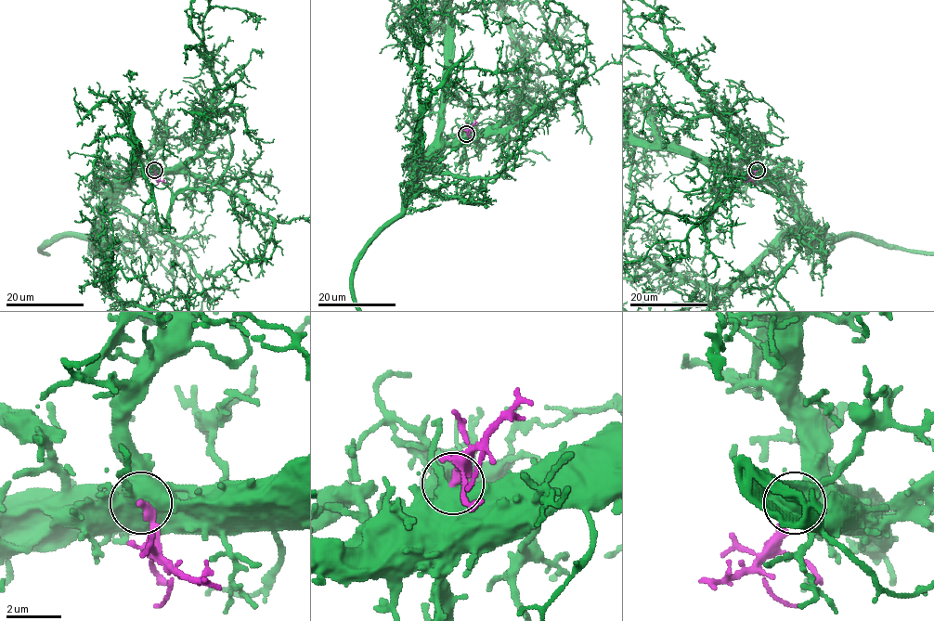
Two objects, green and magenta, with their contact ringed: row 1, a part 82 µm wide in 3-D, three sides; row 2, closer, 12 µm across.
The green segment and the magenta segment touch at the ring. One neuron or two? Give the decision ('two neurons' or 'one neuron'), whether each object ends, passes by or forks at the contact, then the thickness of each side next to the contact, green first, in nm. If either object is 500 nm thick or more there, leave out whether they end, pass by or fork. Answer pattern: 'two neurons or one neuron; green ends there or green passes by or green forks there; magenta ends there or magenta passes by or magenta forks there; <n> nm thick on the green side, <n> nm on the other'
one neuron; 600 nm thick on the green side, 320 nm on the other

